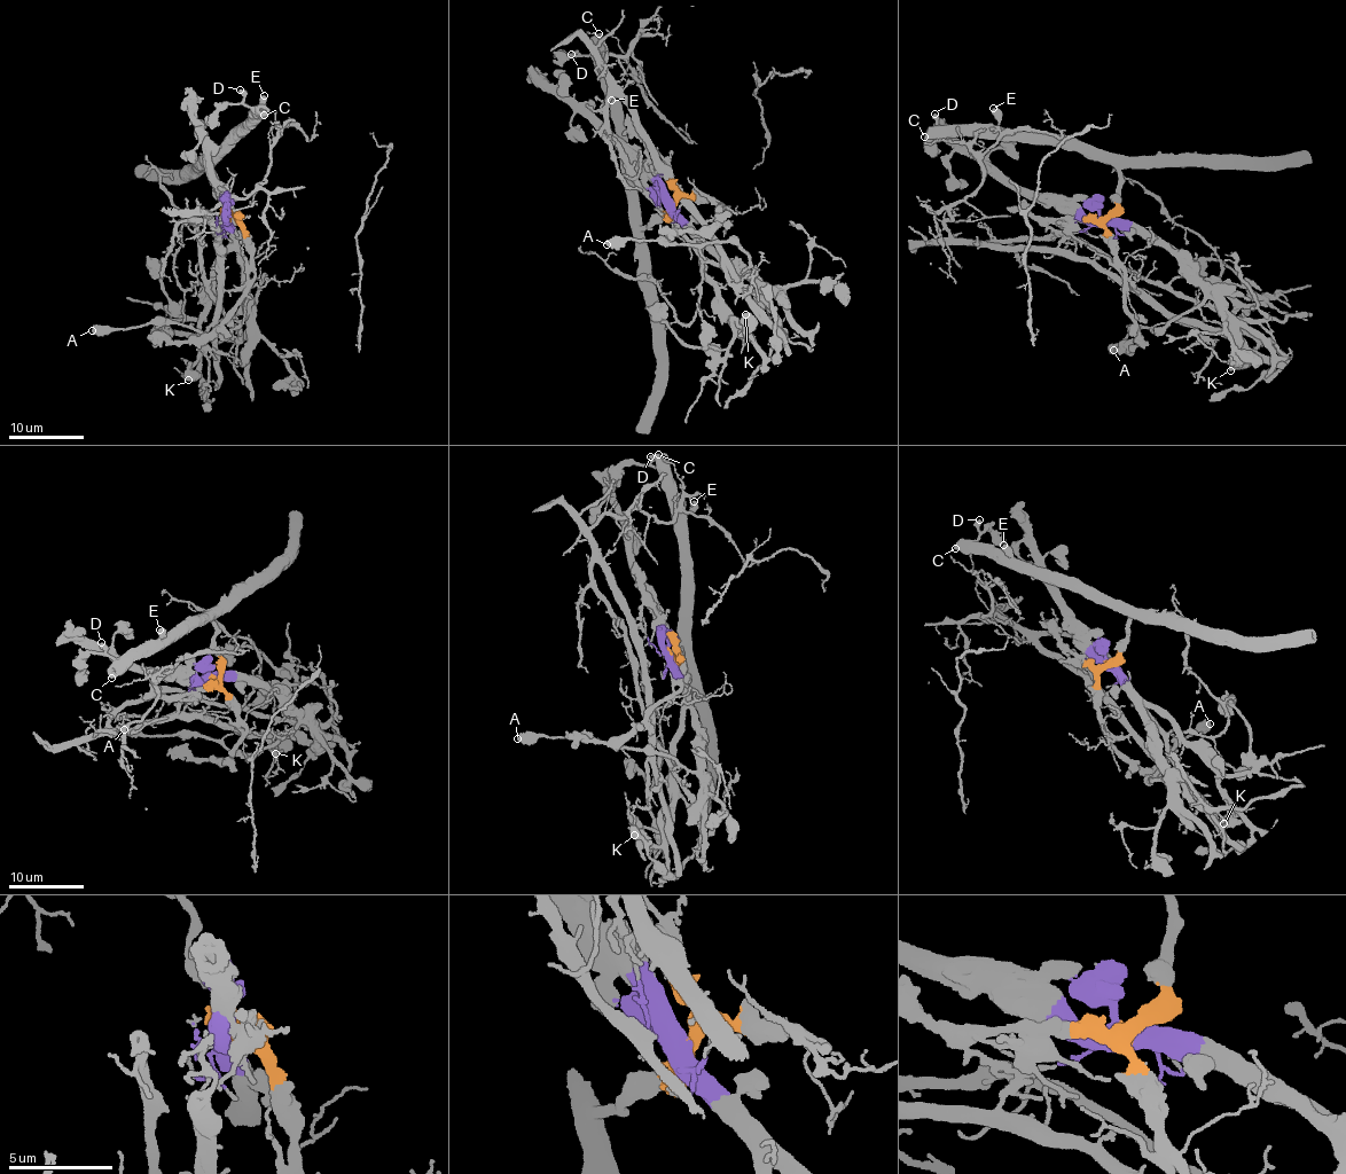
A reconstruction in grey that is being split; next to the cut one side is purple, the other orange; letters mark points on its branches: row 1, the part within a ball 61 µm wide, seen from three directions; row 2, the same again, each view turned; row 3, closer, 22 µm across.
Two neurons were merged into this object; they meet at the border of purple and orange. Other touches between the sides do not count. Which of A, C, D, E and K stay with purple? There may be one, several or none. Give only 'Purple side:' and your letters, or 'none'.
Purple side: A, K

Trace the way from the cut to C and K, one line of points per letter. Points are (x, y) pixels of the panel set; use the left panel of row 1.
C: (226, 218), (232, 217), (217, 193), (213, 162), (235, 134), (264, 115)
K: (226, 218), (222, 220), (232, 243), (222, 250), (211, 279), (196, 345), (200, 354), (188, 381)

